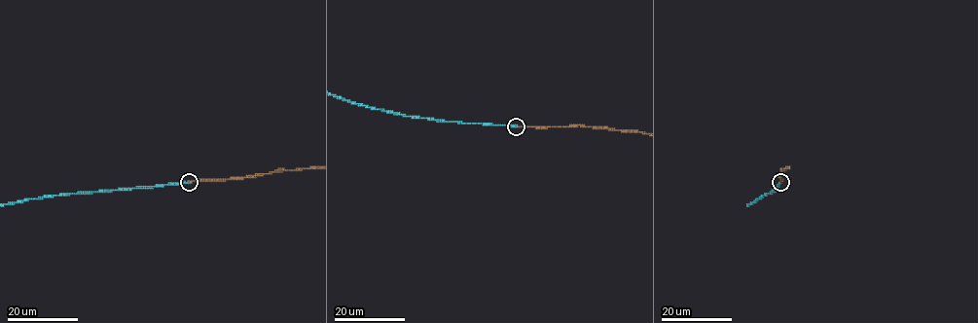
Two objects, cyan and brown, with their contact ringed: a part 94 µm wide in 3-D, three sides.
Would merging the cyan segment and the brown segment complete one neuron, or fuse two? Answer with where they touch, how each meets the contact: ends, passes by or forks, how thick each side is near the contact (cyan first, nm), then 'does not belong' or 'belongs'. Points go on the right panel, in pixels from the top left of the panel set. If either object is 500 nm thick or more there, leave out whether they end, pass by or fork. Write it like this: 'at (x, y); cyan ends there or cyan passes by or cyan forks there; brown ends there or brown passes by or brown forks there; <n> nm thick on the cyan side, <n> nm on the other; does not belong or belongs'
at (780, 182); cyan ends there; brown ends there; 260 nm thick on the cyan side, 240 nm on the other; belongs

